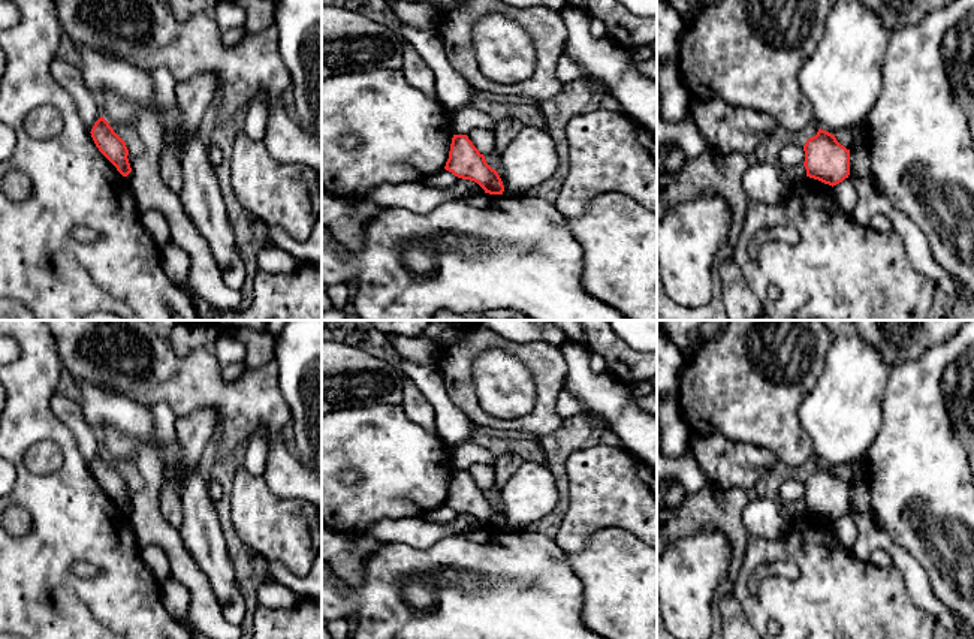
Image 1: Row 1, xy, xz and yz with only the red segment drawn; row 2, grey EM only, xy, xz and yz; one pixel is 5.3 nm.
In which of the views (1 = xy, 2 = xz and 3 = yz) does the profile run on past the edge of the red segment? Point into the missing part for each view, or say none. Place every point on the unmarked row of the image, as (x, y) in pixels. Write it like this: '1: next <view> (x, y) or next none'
1: next none
2: next none
3: next none

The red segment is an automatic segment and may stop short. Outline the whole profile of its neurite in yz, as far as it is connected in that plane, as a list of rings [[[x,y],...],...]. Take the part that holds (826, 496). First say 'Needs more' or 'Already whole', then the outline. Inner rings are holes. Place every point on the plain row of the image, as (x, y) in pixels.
Already whole. [[[818,464],[803,480],[806,512],[829,521],[842,518],[850,510],[850,485],[835,470]]]

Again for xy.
Already whole. [[[100,452],[94,458],[90,468],[99,486],[117,503],[123,512],[127,512],[132,507],[127,494],[129,485],[126,477],[114,467],[109,458]]]

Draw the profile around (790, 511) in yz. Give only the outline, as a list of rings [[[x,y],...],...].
[[[803,500],[781,503],[779,512],[787,524],[791,524],[797,518],[802,518],[808,513]]]

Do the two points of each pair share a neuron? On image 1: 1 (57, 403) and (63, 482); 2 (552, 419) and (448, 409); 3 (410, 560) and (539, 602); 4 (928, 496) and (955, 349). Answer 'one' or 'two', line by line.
1: two
2: two
3: one
4: one

